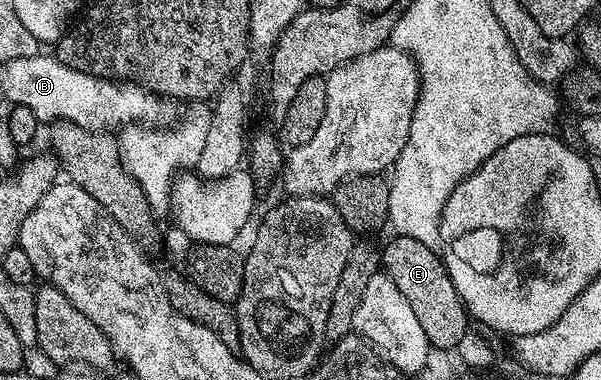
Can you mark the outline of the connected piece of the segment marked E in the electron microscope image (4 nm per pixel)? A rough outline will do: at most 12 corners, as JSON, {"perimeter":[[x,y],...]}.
{"perimeter":[[397,234],[382,268],[431,349],[457,349],[466,304],[435,249]]}

